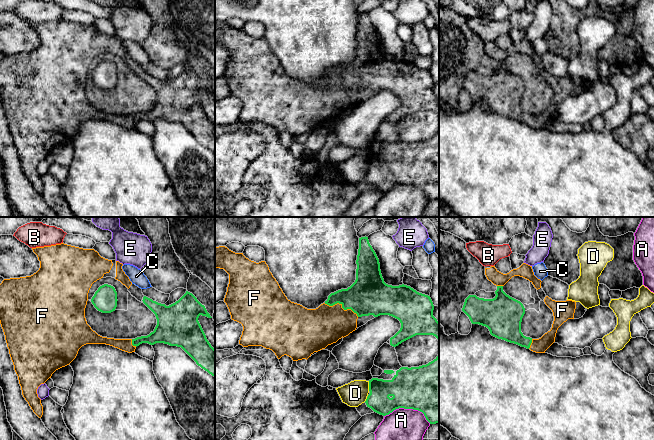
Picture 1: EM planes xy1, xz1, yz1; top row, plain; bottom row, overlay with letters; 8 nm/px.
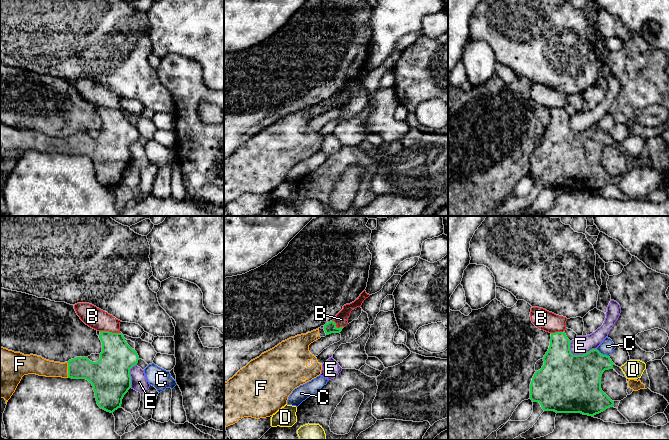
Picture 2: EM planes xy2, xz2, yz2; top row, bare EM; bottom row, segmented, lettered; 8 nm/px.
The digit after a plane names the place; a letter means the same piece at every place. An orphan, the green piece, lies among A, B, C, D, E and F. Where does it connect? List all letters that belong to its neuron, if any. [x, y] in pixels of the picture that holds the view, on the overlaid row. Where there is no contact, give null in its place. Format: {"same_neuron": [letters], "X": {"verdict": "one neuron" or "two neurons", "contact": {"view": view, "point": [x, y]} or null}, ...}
{"same_neuron": ["F"], "A": {"verdict": "two neurons", "contact": {"view": "xz1", "point": [408, 408]}}, "B": {"verdict": "two neurons", "contact": {"view": "xy2", "point": [110, 332]}}, "C": {"verdict": "two neurons", "contact": {"view": "yz2", "point": [602, 354]}}, "D": {"verdict": "two neurons", "contact": {"view": "xz1", "point": [369, 386]}}, "E": {"verdict": "two neurons", "contact": {"view": "yz2", "point": [579, 355]}}, "F": {"verdict": "one neuron", "contact": {"view": "xz1", "point": [342, 306]}}}

